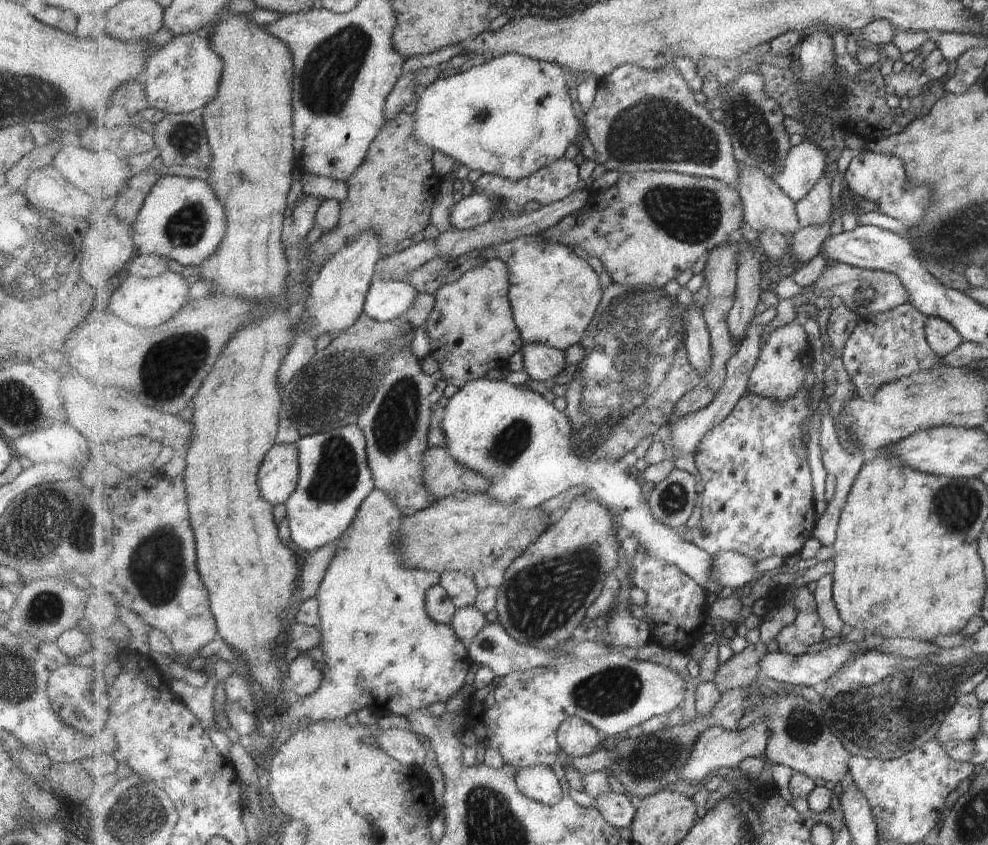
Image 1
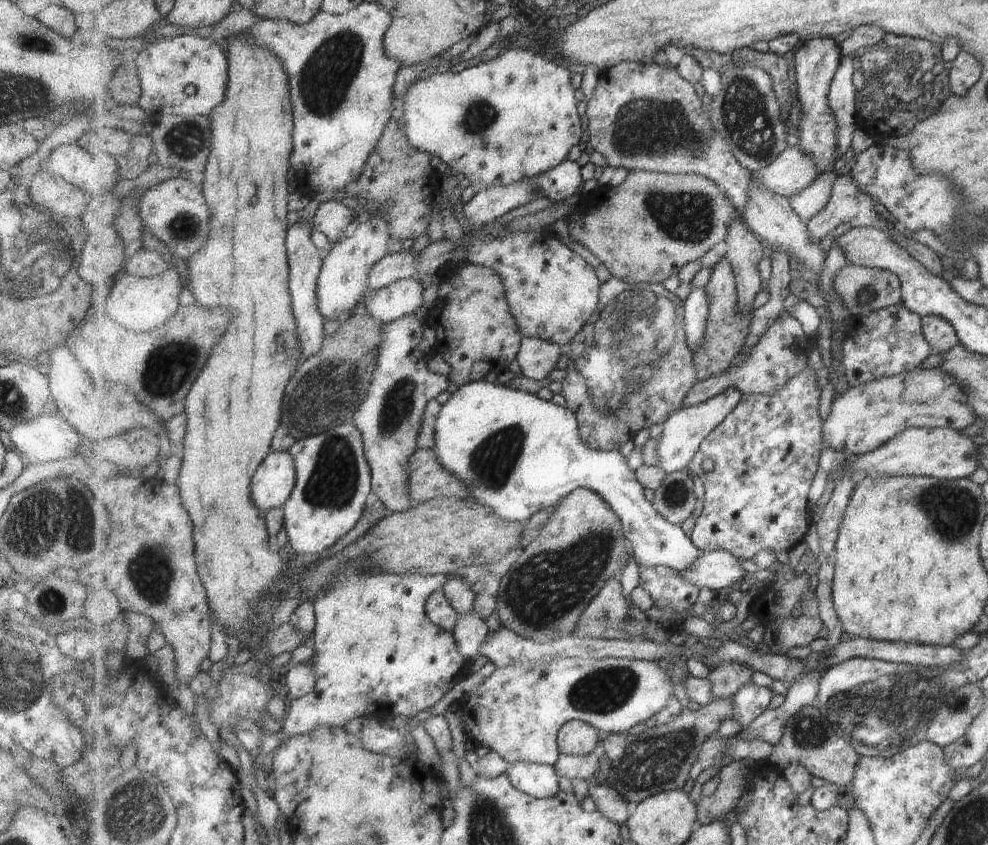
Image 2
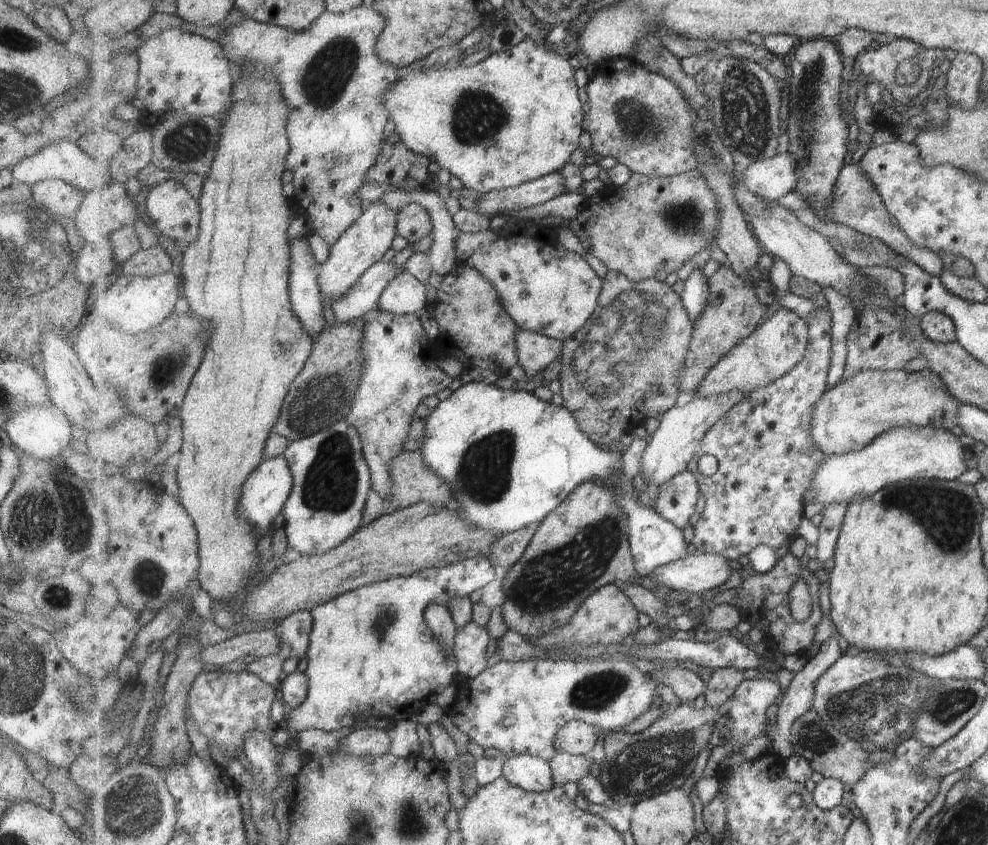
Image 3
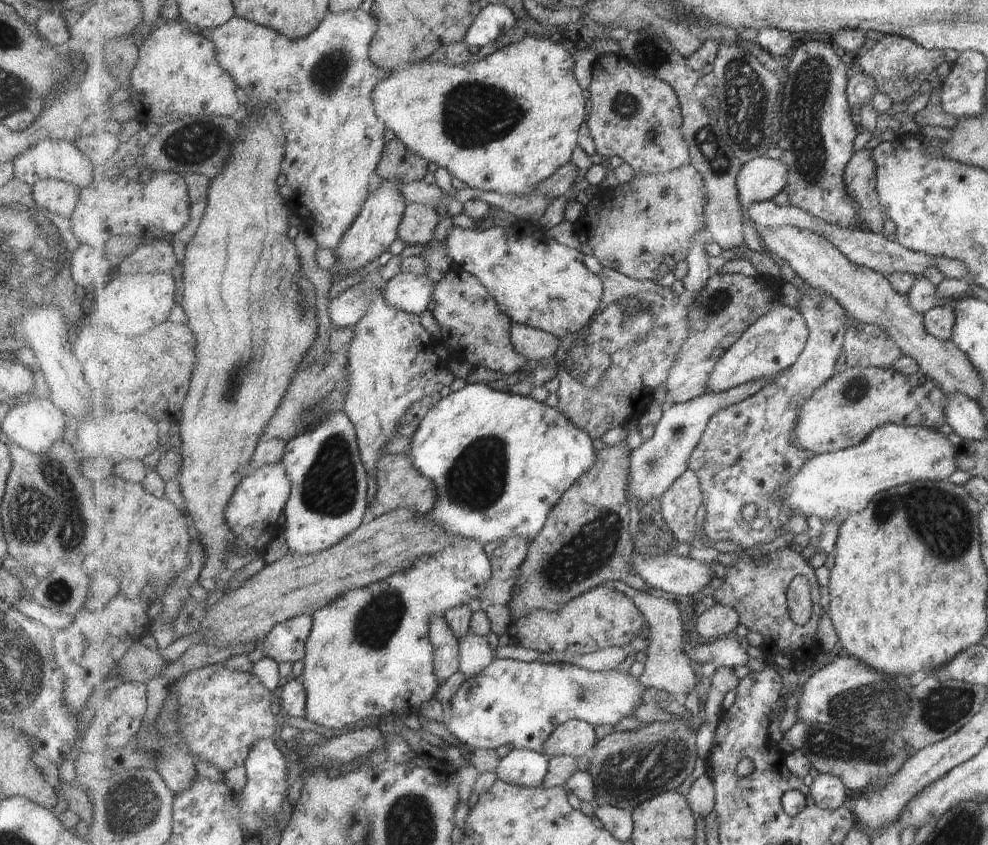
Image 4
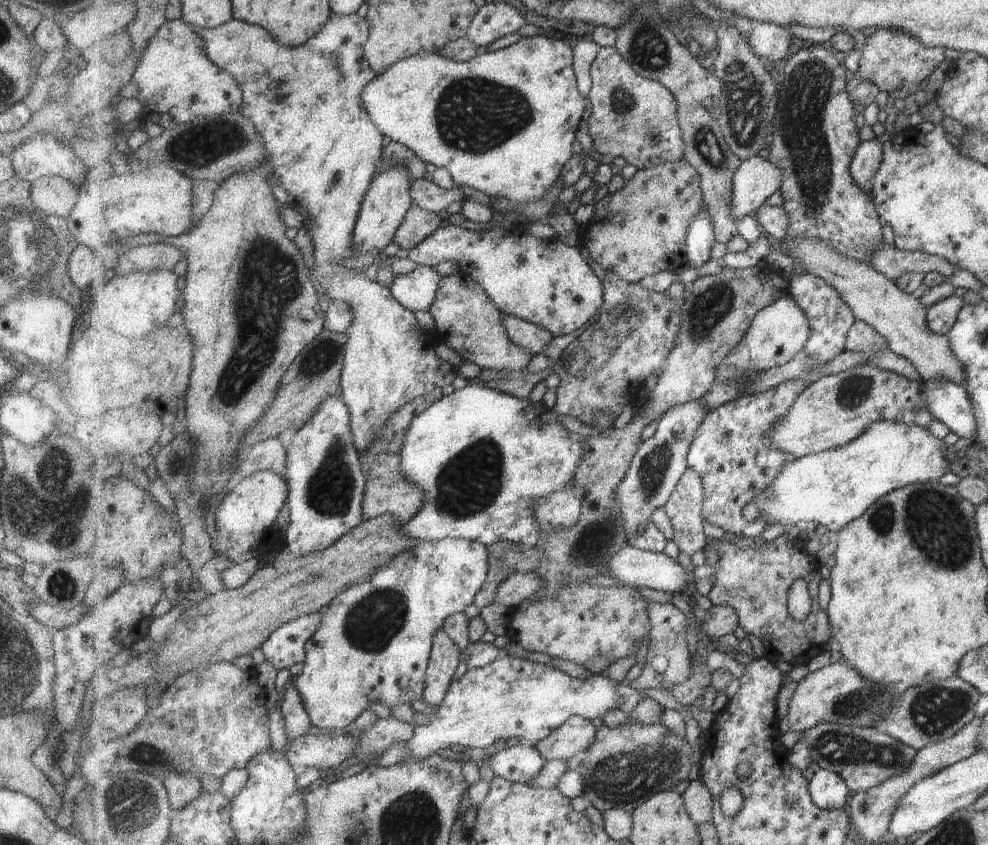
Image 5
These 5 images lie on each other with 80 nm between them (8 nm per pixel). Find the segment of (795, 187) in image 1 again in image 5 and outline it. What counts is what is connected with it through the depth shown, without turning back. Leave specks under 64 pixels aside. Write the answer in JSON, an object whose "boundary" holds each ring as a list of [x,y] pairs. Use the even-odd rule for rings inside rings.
{"boundary":[[[759,155],[740,163],[734,174],[732,211],[739,220],[756,212],[783,184],[783,171],[771,160]]]}

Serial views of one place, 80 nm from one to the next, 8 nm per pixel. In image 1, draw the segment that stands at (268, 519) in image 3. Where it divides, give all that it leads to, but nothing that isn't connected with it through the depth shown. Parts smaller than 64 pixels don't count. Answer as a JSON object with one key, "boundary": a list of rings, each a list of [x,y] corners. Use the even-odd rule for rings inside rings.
{"boundary":[[[276,444],[260,468],[261,494],[274,506],[285,504],[300,481],[300,454],[296,444]]]}

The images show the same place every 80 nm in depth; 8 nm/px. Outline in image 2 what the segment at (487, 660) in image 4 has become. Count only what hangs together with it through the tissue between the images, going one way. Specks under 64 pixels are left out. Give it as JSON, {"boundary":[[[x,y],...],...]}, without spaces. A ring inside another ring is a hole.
{"boundary":[[[477,611],[458,615],[453,633],[460,651],[469,662],[472,663],[479,658],[481,645],[489,632],[487,622],[477,614]]]}

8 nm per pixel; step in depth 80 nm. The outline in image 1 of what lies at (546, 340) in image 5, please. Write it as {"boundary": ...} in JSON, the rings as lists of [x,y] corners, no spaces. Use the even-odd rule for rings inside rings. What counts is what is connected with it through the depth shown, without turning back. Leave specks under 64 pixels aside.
{"boundary":[[[541,343],[524,344],[523,368],[535,381],[550,381],[565,370],[567,352]]]}

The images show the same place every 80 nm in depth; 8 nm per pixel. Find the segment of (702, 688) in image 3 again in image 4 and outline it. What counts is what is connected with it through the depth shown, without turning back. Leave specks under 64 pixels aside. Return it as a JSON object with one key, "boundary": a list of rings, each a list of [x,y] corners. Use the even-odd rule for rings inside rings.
{"boundary":[[[623,581],[609,582],[623,594],[629,595],[633,602],[640,607],[641,612],[647,620],[650,630],[649,647],[646,652],[644,672],[639,676],[639,680],[646,688],[653,688],[659,691],[666,691],[675,696],[679,701],[689,696],[699,685],[697,676],[691,667],[690,658],[684,652],[683,622],[681,622],[682,600],[670,600],[667,596],[658,597],[648,592],[643,592],[633,588],[629,583]]]}

